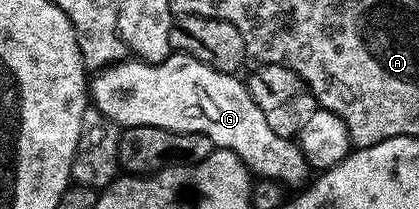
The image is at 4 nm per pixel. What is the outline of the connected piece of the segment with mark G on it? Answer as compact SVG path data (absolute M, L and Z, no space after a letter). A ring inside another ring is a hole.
M172 54L160 64L148 64L145 60L128 58L118 64L108 64L106 68L96 71L89 84L89 100L102 116L119 125L120 129L133 126L157 126L165 130L182 130L205 134L211 139L215 148L227 148L256 177L275 180L278 184L290 186L308 183L309 165L298 143L294 139L277 134L269 122L265 122L265 114L261 114L261 106L253 102L246 83L238 80L238 75L219 72L210 68L192 56Z

